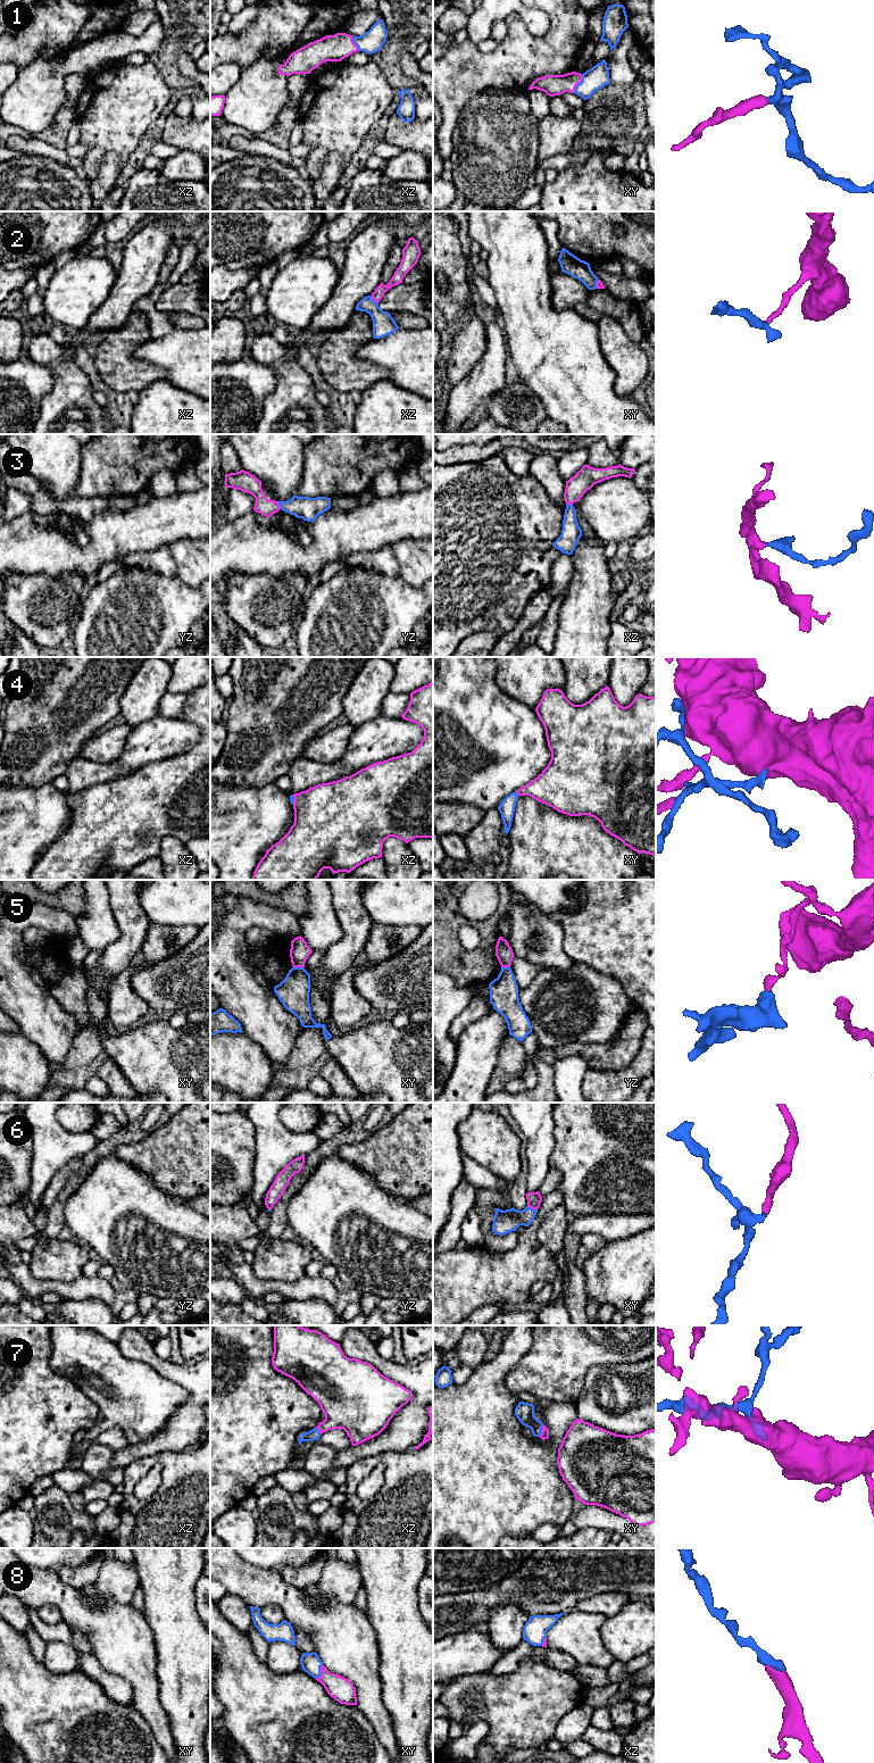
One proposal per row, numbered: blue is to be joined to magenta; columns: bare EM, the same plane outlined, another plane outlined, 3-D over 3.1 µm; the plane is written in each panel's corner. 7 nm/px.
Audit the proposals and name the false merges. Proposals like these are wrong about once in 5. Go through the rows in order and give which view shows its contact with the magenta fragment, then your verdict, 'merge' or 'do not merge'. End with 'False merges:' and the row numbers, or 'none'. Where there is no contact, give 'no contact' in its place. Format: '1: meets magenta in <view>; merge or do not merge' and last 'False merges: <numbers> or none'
1: meets magenta in xy; merge
2: meets magenta in xz; merge
3: meets magenta in yz; merge
4: meets magenta in xy; merge
5: meets magenta in xy; do not merge
6: meets magenta in xy; merge
7: meets magenta in xy; merge
8: meets magenta in xy; merge
False merges: 5

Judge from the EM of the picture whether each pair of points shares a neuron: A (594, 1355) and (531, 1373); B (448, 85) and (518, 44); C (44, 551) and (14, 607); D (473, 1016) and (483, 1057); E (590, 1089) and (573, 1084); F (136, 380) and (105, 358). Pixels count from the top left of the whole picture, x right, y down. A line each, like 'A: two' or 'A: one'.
A: one
B: one
C: two
D: two
E: two
F: one

